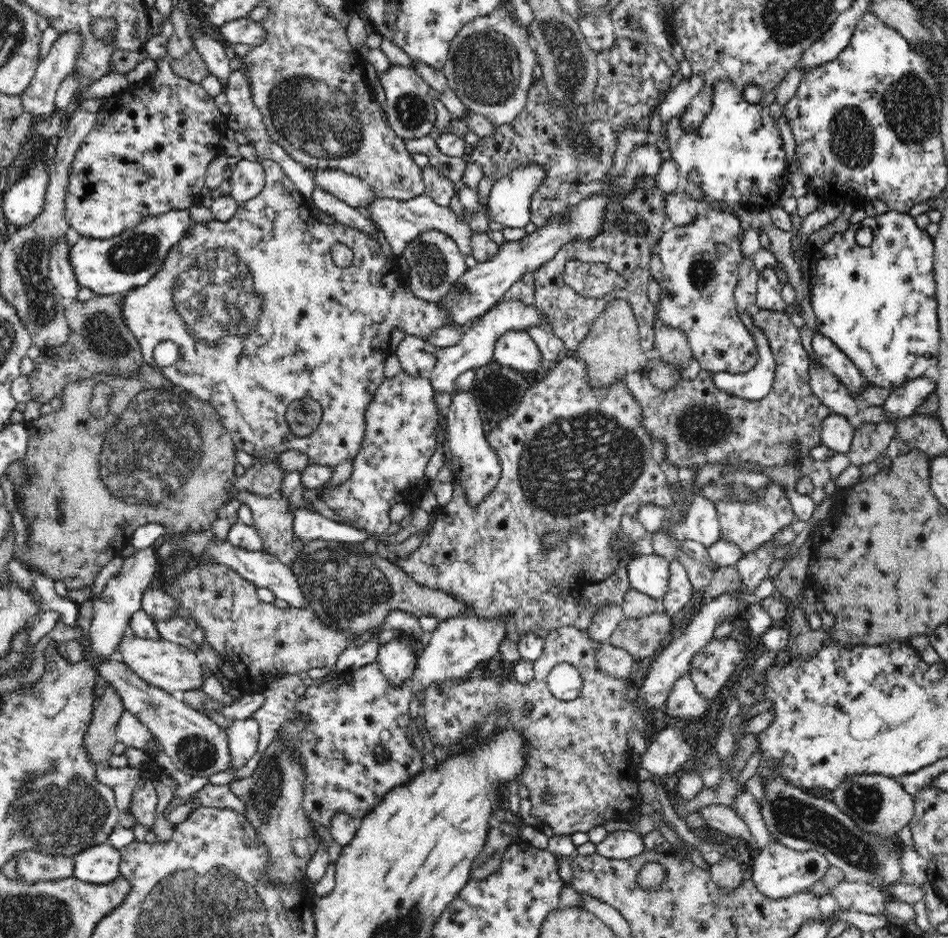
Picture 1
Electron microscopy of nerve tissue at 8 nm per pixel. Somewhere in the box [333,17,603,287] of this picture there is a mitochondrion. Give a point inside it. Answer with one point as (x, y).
(487, 65)

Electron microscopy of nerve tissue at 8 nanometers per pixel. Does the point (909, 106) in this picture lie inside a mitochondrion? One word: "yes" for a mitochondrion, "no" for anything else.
yes

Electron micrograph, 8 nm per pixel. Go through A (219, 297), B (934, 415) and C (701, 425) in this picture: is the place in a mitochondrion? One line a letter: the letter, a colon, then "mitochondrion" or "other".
A: mitochondrion
B: other
C: mitochondrion

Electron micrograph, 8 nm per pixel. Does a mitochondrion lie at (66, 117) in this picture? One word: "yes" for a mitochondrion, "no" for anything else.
no

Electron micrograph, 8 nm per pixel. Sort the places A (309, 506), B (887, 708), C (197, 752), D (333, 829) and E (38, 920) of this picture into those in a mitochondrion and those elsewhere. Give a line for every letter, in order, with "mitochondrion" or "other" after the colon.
A: other
B: other
C: mitochondrion
D: other
E: mitochondrion

